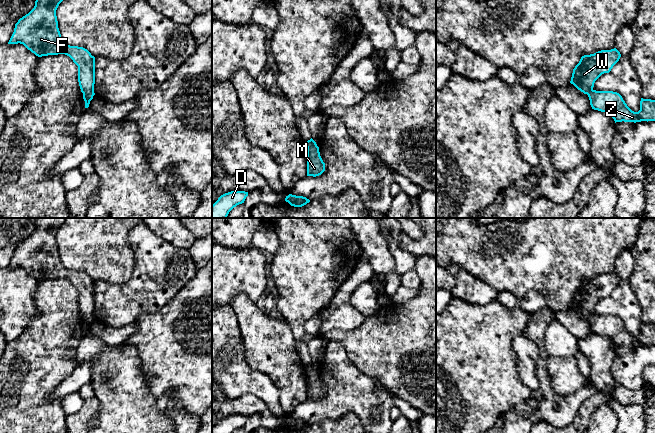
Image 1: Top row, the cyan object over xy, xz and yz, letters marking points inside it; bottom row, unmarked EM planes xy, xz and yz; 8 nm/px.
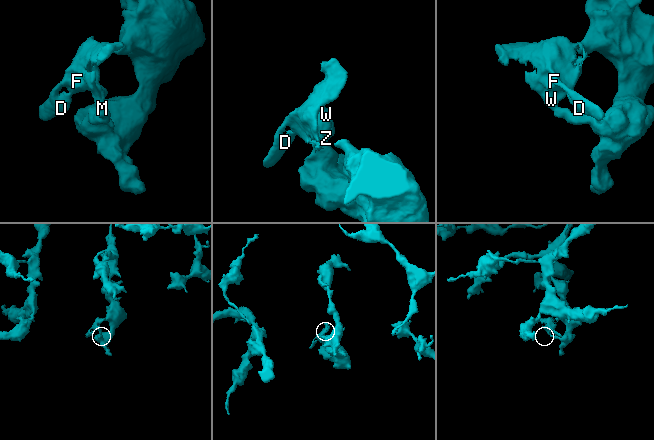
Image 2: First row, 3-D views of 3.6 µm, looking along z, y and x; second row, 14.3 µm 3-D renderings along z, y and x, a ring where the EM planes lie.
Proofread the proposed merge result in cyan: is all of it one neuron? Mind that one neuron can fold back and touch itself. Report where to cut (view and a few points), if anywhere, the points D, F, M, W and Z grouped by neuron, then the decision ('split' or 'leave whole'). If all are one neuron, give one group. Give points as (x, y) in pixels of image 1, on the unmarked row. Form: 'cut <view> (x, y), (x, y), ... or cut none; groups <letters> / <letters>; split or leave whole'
cut none; groups D F M W Z; leave whole

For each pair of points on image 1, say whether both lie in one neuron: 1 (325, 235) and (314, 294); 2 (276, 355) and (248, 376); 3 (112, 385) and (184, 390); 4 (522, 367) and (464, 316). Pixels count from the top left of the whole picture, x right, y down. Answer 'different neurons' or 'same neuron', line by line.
1: same neuron
2: different neurons
3: different neurons
4: different neurons

